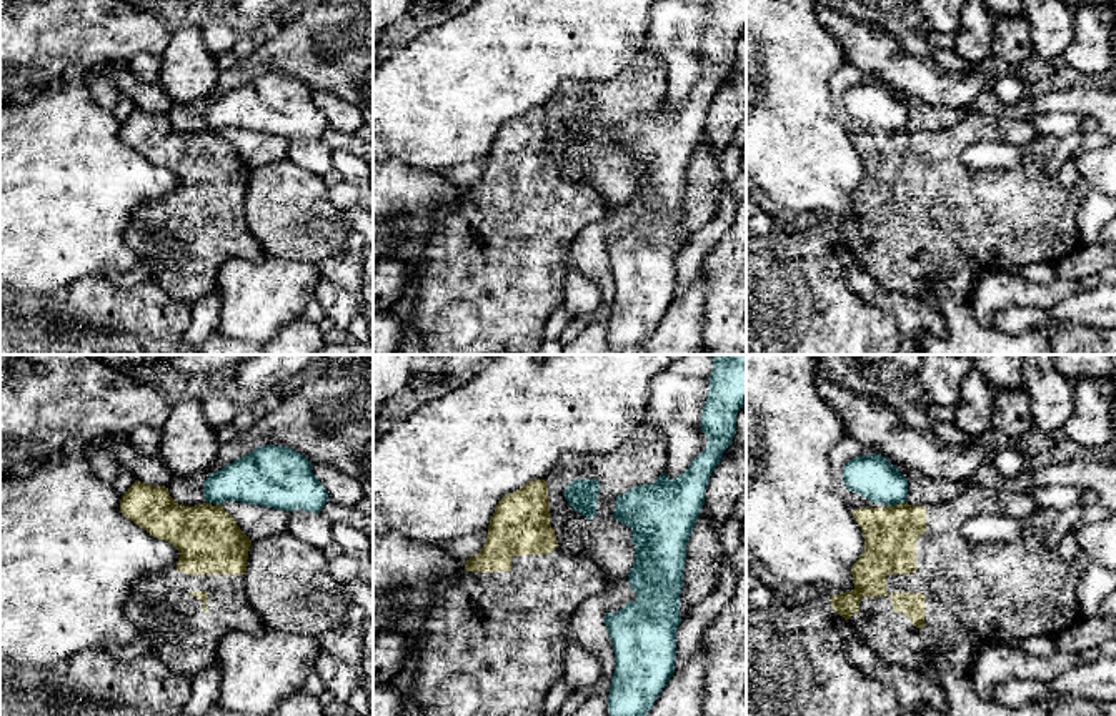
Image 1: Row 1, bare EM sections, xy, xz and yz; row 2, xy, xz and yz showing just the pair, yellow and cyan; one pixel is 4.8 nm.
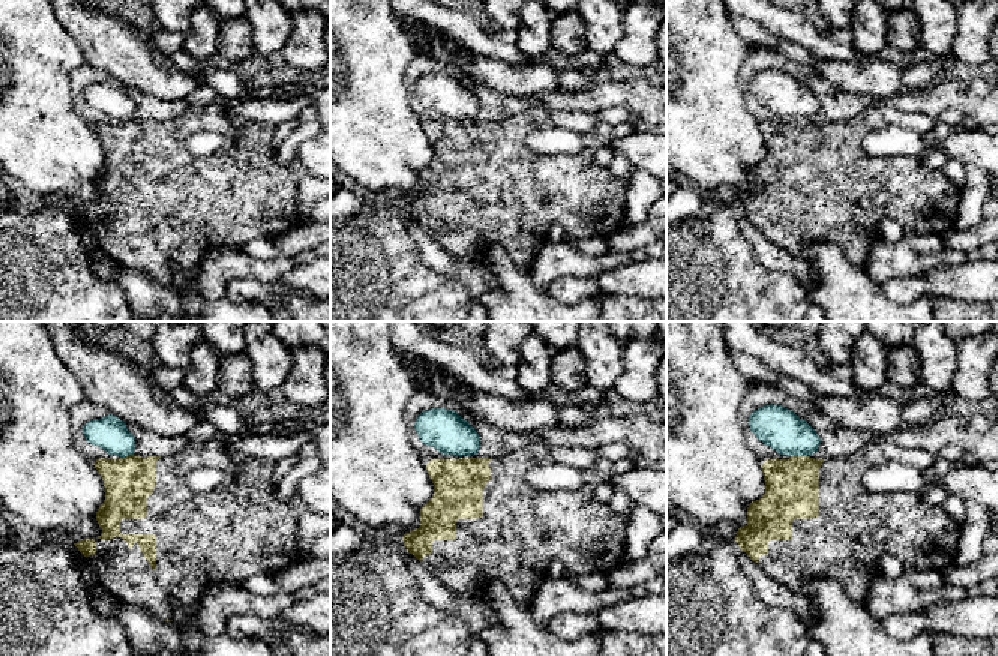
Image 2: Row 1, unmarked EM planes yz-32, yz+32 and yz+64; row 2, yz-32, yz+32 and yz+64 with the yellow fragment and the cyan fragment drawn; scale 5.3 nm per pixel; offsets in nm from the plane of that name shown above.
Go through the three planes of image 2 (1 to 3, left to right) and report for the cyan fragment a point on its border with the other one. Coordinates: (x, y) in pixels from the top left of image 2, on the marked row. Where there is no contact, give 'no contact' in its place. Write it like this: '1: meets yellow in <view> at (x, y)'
1: meets yellow in yz-32 at (126, 457)
2: no contact
3: meets yellow in yz+64 at (800, 457)

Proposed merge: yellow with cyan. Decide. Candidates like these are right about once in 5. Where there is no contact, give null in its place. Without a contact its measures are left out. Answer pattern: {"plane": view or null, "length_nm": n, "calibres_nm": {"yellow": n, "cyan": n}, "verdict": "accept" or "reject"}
{"plane": "yz", "length_nm": 80, "calibres_nm": {"yellow": 260, "cyan": 220}, "verdict": "reject"}

